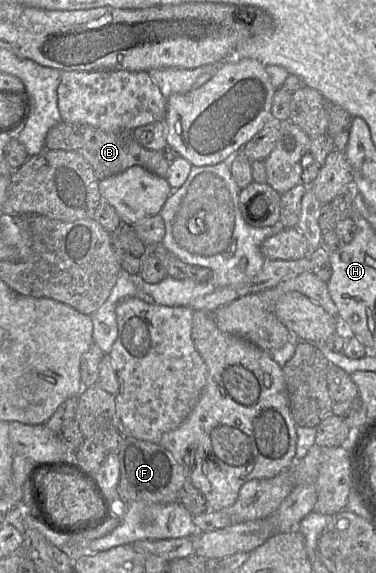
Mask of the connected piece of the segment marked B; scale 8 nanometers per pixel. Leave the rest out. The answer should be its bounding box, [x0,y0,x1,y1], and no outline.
[45,121,170,181]

